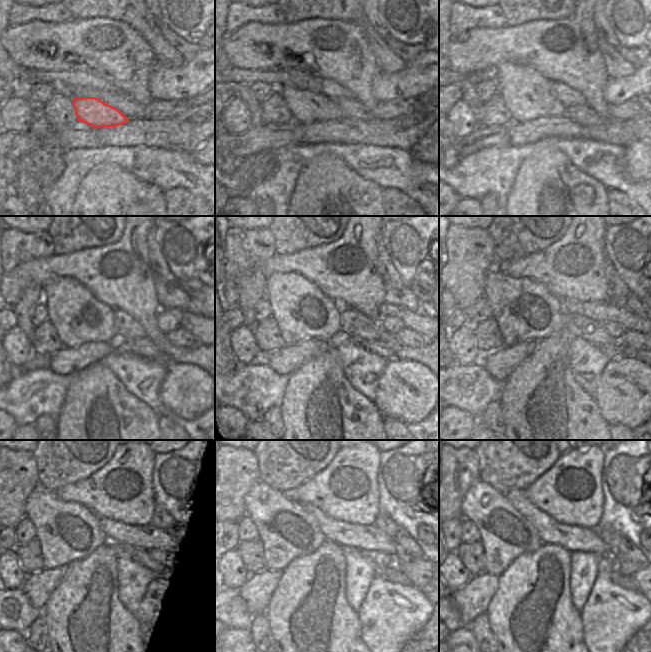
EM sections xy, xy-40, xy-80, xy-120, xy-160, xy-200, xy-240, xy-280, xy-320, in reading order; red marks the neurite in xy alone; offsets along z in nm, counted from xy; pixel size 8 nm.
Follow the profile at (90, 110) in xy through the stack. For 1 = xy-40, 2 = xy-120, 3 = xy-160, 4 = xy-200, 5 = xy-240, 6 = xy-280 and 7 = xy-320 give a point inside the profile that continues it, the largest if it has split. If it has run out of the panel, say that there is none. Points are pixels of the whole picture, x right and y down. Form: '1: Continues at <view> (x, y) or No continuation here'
1: Continues at xy-40 (306, 106)
2: Continues at xy-120 (78, 317)
3: Continues at xy-160 (301, 311)
4: Continues at xy-200 (524, 309)
5: Continues at xy-240 (67, 531)
6: Continues at xy-280 (288, 531)
7: Continues at xy-320 (505, 534)

